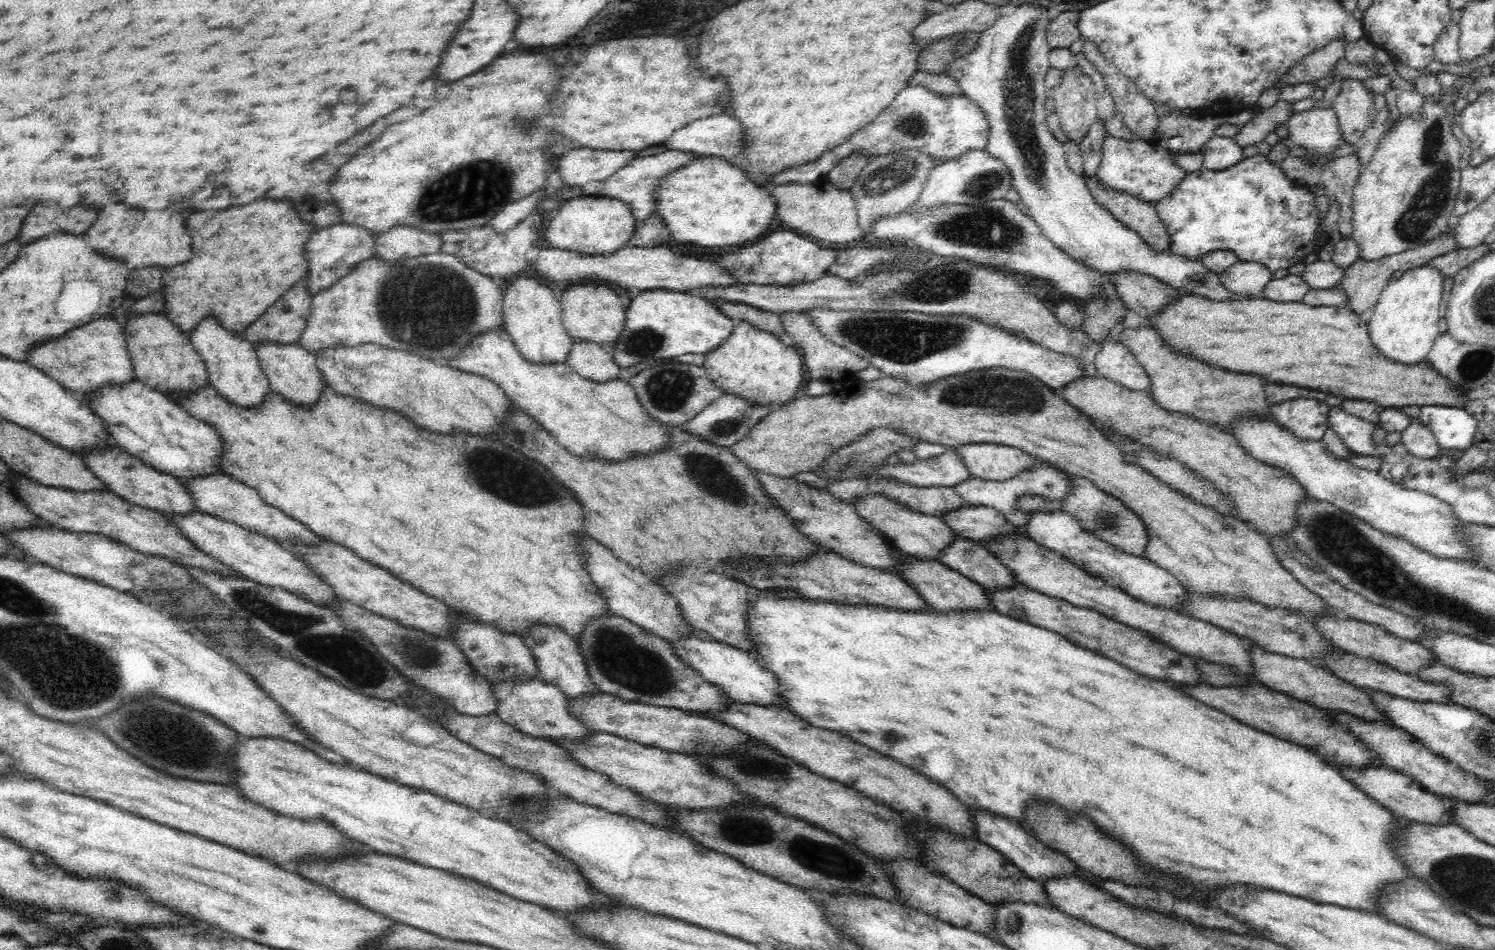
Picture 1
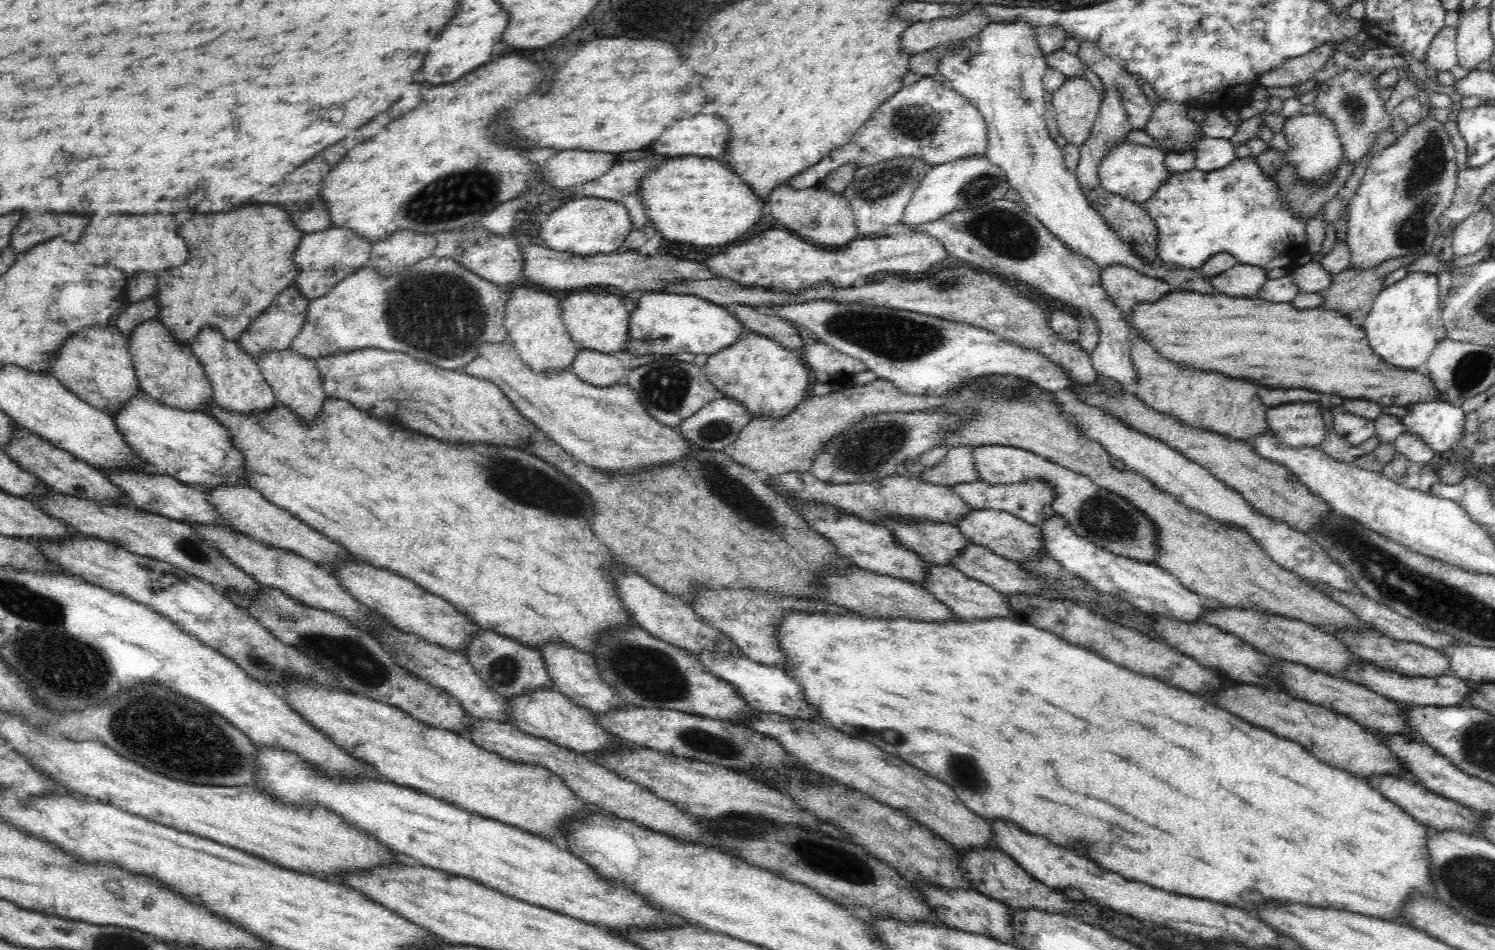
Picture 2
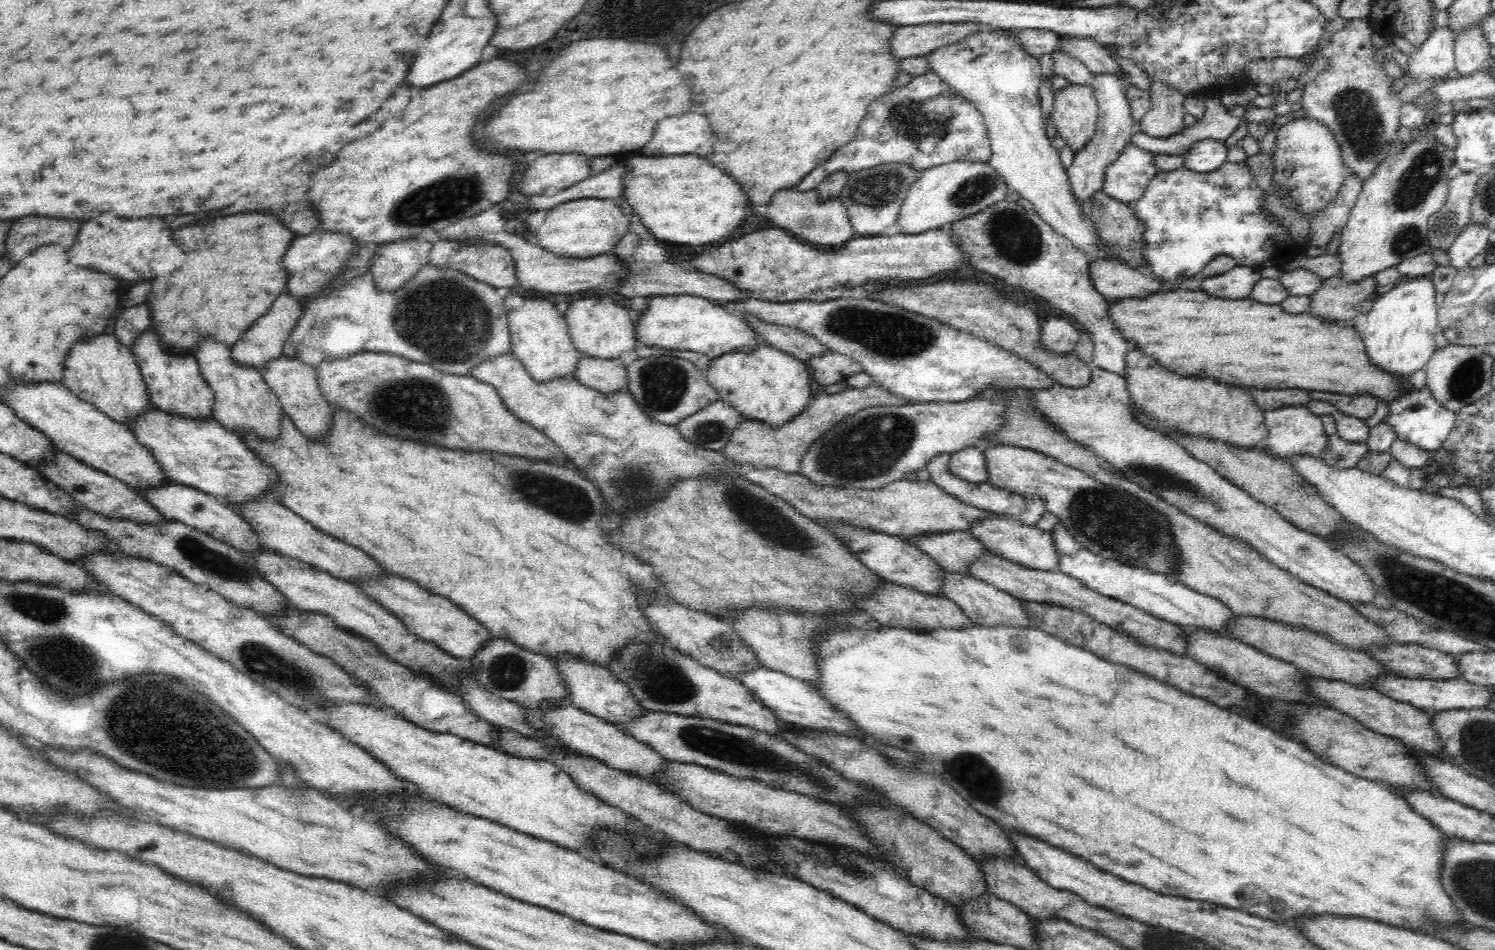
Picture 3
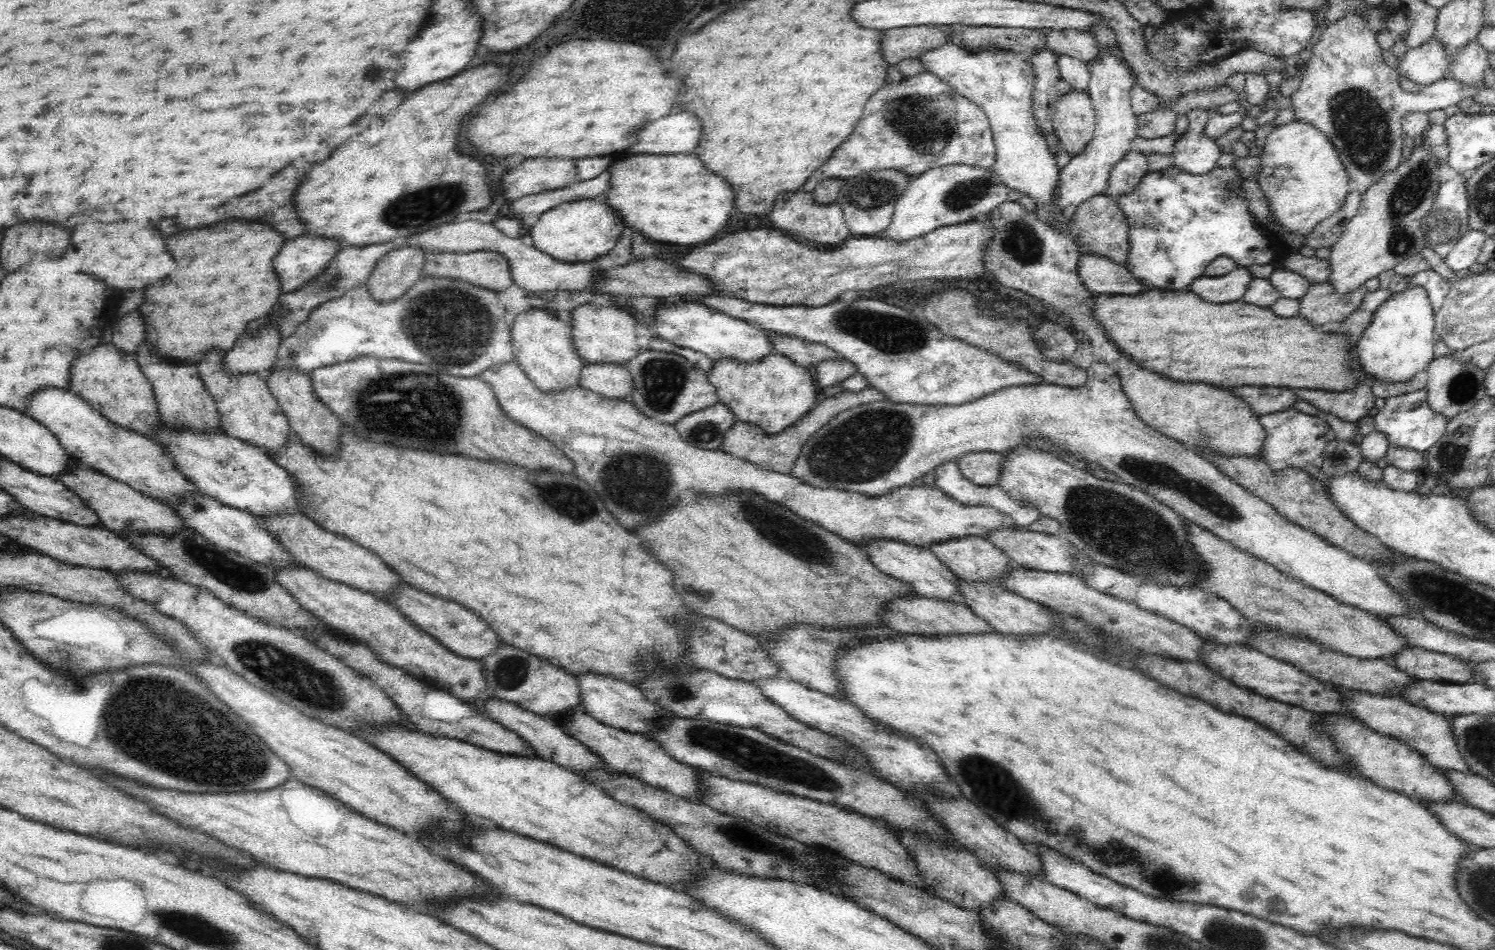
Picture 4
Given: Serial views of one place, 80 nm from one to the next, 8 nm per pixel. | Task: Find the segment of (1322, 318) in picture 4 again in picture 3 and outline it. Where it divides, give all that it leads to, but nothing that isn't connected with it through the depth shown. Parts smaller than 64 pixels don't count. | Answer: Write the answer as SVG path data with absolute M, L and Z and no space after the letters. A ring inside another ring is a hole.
M1341 273L1324 279L1322 286L1310 296L1311 303L1309 311L1320 318L1326 318L1326 320L1343 320L1345 322L1352 322L1352 320L1361 321L1372 308L1373 302L1378 298L1376 291L1378 283L1376 282L1375 275L1366 276L1366 278L1358 280L1358 282L1346 282L1341 277Z

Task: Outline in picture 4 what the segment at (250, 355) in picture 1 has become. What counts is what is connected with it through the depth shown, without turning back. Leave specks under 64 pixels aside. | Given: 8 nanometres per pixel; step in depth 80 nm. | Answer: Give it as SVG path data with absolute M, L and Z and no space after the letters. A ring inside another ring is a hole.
M208 350L196 363L204 386L216 401L218 415L220 415L220 425L222 425L226 434L257 446L267 454L278 452L288 440L288 428L290 426L286 415L279 407L276 397L270 392L269 386L260 374L254 372L250 372L250 374L228 374L223 369L223 358L224 351Z

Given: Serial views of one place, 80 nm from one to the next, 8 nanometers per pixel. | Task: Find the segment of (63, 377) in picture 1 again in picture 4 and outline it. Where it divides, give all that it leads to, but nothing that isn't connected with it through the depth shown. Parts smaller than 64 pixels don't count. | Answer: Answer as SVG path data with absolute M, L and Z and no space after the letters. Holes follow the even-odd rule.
M113 341L96 344L72 360L68 390L101 412L114 425L141 435L156 432L161 420L150 381L141 371L134 354L118 350Z

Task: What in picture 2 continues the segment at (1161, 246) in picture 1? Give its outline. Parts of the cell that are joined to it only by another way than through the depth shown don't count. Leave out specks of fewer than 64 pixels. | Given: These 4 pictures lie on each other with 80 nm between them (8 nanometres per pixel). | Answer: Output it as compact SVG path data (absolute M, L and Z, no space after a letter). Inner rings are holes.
M1101 184L1094 187L1087 195L1092 208L1100 213L1100 216L1106 221L1106 224L1112 230L1115 230L1118 236L1121 236L1127 242L1131 242L1133 248L1135 248L1135 252L1146 262L1153 262L1153 264L1159 265L1162 260L1160 260L1157 251L1159 243L1157 239L1158 229L1155 222L1146 213L1144 204L1134 203L1120 195L1112 194L1106 191Z

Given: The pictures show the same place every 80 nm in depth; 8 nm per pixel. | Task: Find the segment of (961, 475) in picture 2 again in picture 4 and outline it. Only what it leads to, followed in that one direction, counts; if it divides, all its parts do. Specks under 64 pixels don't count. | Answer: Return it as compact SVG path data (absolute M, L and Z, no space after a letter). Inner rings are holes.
M966 452L954 462L958 465L958 471L964 478L973 482L976 486L996 485L1002 470L1002 453L991 452Z

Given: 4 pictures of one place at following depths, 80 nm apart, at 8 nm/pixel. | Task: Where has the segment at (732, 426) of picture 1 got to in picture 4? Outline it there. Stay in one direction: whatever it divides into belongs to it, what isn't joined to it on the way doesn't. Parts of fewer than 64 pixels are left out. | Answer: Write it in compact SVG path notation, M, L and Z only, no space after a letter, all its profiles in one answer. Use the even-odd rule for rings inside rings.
M720 402L682 417L676 424L680 436L704 450L721 448L727 430L737 421L735 414Z

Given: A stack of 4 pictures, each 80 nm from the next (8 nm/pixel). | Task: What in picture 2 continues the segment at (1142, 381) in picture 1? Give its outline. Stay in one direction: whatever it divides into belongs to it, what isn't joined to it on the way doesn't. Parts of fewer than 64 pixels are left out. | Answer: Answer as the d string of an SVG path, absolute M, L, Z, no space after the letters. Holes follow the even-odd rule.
M1004 198L974 208L950 210L942 218L905 226L904 232L922 233L940 241L946 254L966 260L971 267L987 270L1012 283L1025 282L1079 310L1078 315L1091 316L1097 322L1100 338L1091 352L1091 361L1098 376L1110 378L1133 388L1137 372L1131 359L1130 336L1133 320L1115 306L1101 285L1101 270L1094 261L1070 251L1046 227L1018 203Z

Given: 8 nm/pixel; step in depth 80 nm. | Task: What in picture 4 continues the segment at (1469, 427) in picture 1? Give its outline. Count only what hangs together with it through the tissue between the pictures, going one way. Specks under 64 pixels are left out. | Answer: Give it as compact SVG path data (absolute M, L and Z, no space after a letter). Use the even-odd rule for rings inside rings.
M1426 389L1390 396L1385 400L1385 407L1374 416L1374 428L1388 437L1390 445L1405 446L1412 450L1424 452L1444 436L1450 418L1446 418L1431 409L1431 406L1427 403Z

